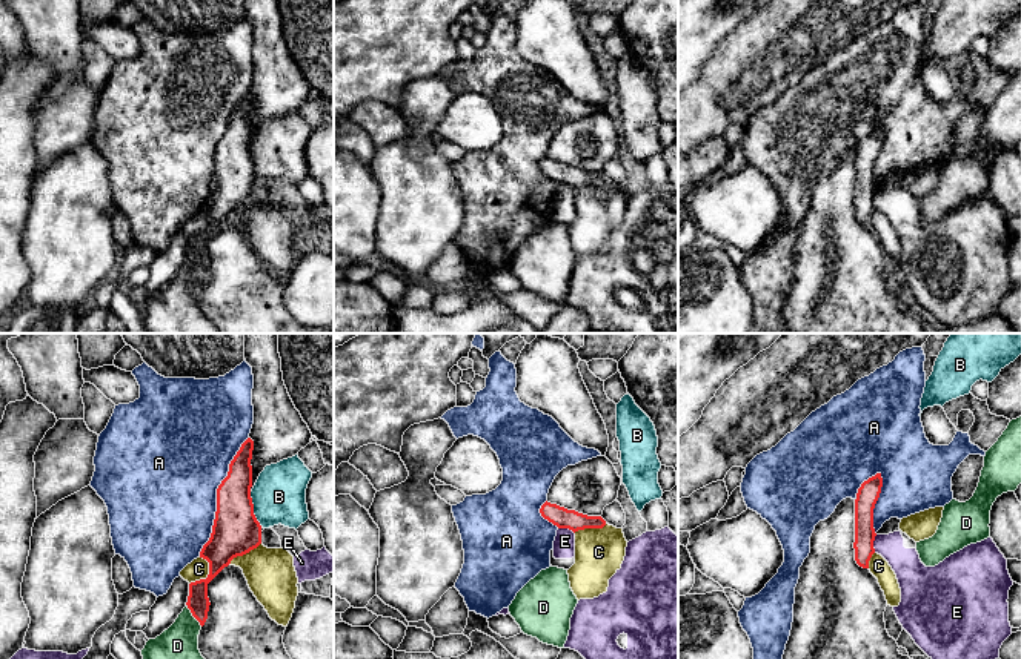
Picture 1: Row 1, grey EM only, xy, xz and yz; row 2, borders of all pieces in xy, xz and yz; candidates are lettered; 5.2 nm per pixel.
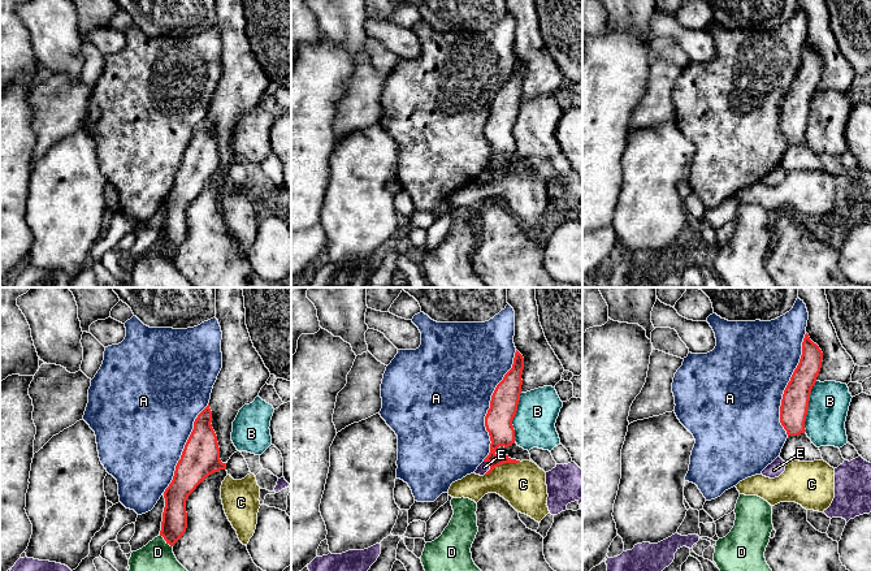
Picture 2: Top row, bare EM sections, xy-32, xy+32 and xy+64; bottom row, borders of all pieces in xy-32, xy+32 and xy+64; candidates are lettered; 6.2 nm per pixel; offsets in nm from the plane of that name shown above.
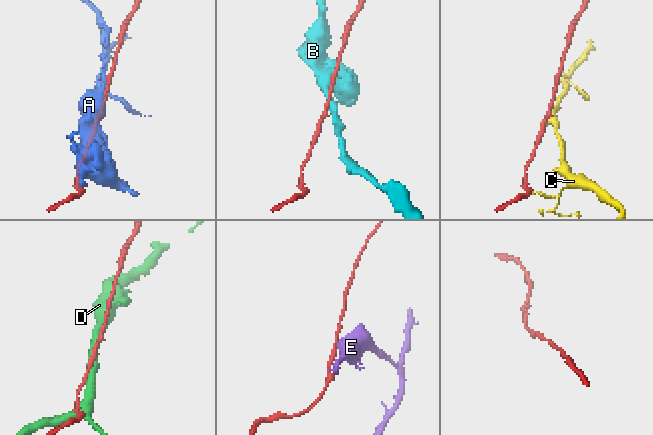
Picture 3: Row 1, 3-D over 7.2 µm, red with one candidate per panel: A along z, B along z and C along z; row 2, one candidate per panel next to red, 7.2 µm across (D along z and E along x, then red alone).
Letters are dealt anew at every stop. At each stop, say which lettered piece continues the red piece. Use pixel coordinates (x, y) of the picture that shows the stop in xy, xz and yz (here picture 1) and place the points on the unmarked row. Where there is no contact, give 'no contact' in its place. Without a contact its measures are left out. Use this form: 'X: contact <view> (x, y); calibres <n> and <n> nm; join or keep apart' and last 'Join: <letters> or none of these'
A: contact xy (217, 152); calibres 240 and 500 nm; keep apart
B: contact xy (252, 165); calibres 240 and 280 nm; keep apart
C: contact xy (208, 232); calibres 220 and 110 nm; keep apart
D: contact xy (192, 271); calibres 110 and 280 nm; keep apart
E: contact yz (872, 200); calibres 110 and 160 nm; keep apart
Join: none of these

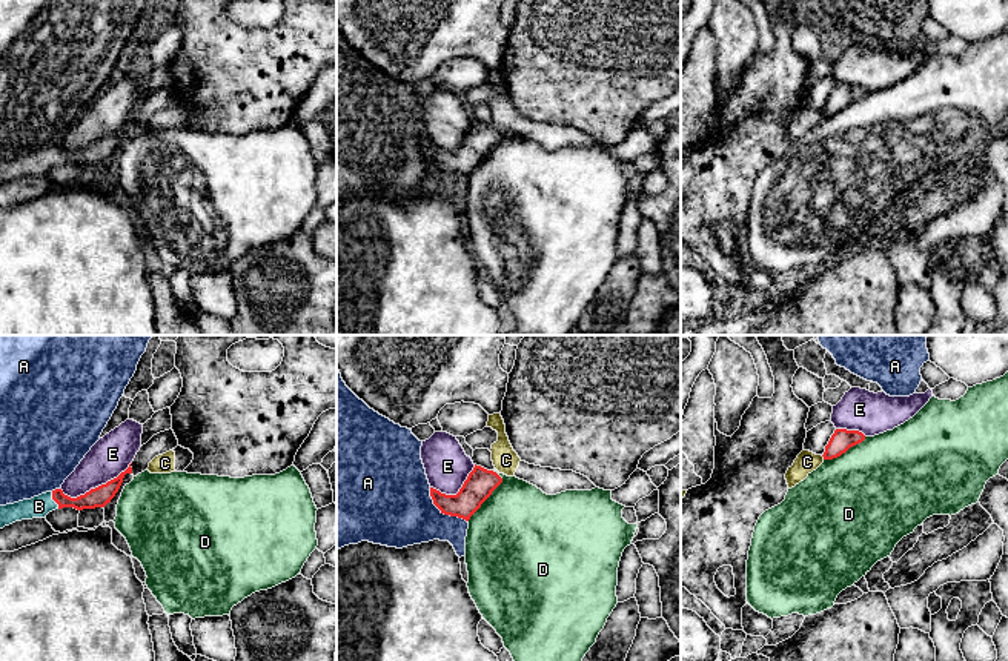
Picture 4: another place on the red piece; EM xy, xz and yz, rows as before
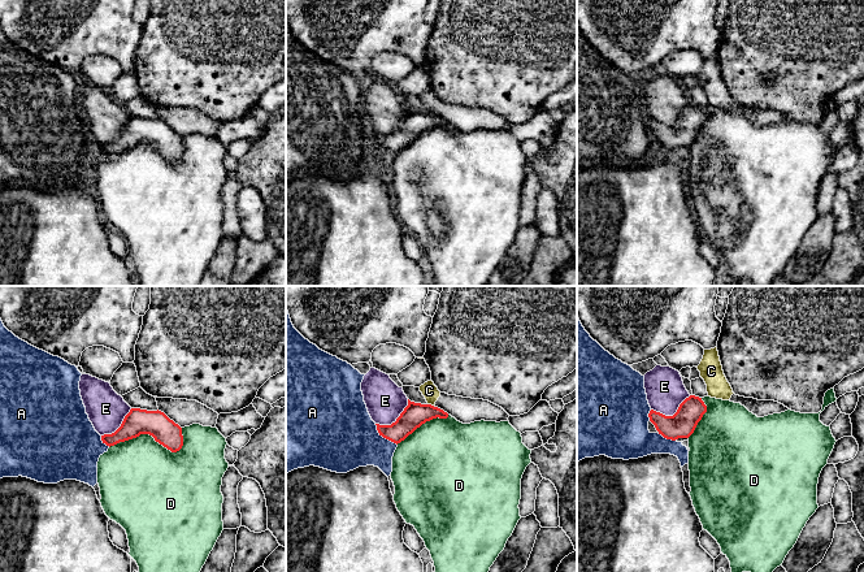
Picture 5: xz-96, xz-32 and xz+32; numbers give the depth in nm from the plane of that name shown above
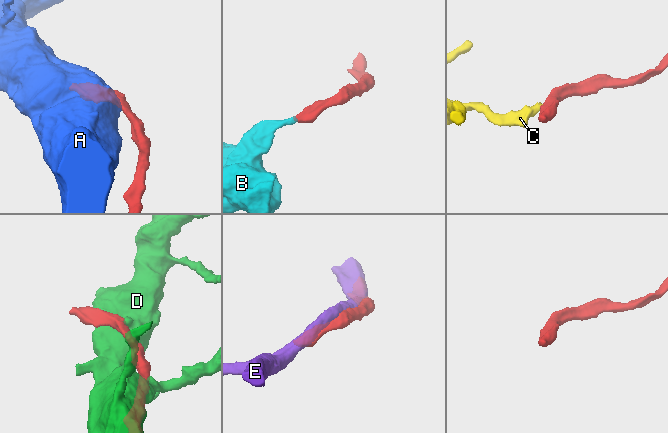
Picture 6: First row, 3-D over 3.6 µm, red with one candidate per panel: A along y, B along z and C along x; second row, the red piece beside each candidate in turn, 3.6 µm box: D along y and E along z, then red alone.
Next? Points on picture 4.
A: contact xz (443, 168); calibres 150 and 400 nm; keep apart
B: contact xy (54, 156); calibres 110 and 110 nm; join
C: contact yz (822, 111); calibres 110 and 120 nm; keep apart
D: contact xz (489, 151); calibres 150 and 480 nm; keep apart
E: contact xy (96, 143); calibres 110 and 200 nm; keep apart
Join: B

